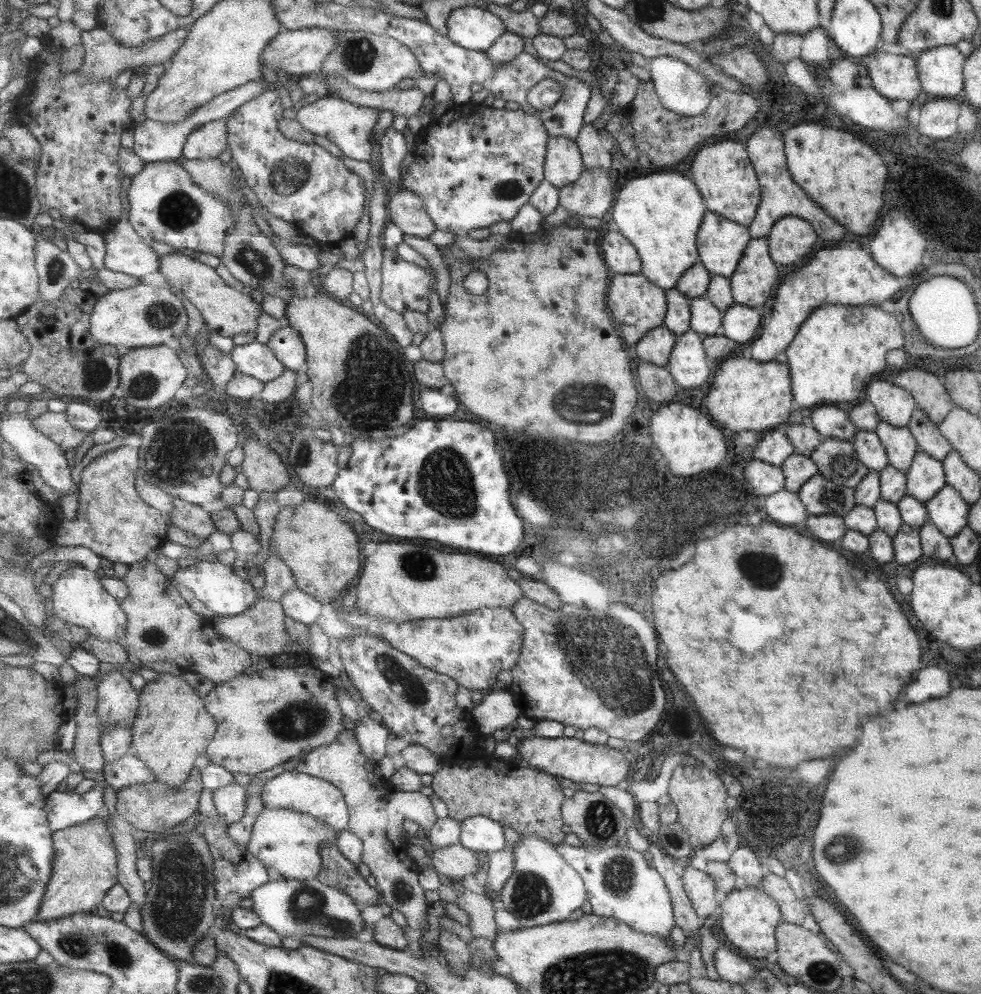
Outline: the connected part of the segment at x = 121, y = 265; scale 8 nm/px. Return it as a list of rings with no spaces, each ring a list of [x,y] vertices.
[[[127,175],[127,178],[123,180],[123,186],[121,186],[121,192],[123,192],[123,216],[121,216],[121,220],[119,220],[118,224],[113,226],[113,229],[109,230],[104,237],[104,242],[106,243],[104,266],[109,270],[140,279],[145,278],[145,276],[149,276],[149,274],[160,272],[161,249],[154,244],[147,246],[147,244],[145,244],[145,240],[135,232],[133,226],[130,224],[130,204],[128,198],[128,187],[130,183],[131,178]]]

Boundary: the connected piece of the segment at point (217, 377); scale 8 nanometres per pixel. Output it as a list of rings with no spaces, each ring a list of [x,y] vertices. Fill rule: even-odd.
[[[207,342],[200,360],[206,375],[209,377],[209,384],[225,390],[238,372],[238,368],[232,360],[231,353],[223,353]]]

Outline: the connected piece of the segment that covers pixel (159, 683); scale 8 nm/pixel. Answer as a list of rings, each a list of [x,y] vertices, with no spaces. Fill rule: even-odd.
[[[161,673],[154,682],[146,683],[140,693],[132,753],[155,772],[157,782],[179,787],[195,770],[198,759],[206,755],[218,730],[218,722],[207,712],[206,700],[195,688],[182,675]]]

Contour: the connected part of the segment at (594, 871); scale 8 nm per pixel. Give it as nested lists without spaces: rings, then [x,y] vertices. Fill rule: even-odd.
[[[565,843],[556,847],[559,854],[583,877],[588,901],[596,915],[622,920],[635,930],[670,940],[674,926],[671,893],[666,880],[655,867],[647,864],[641,851],[628,846],[601,848],[582,845],[577,848]]]

